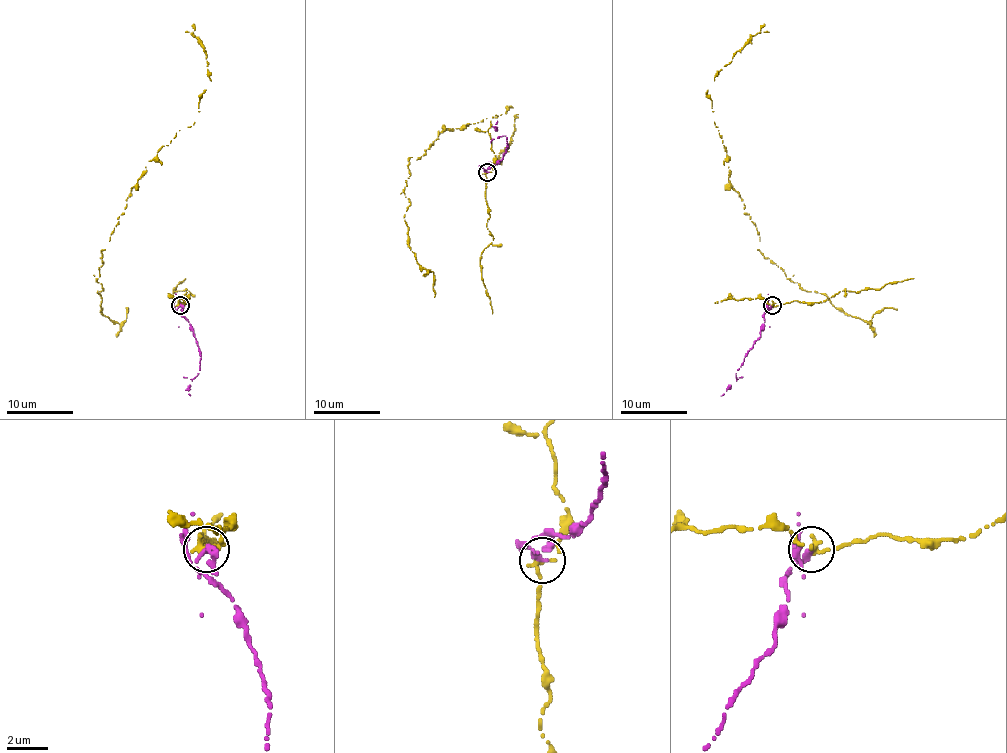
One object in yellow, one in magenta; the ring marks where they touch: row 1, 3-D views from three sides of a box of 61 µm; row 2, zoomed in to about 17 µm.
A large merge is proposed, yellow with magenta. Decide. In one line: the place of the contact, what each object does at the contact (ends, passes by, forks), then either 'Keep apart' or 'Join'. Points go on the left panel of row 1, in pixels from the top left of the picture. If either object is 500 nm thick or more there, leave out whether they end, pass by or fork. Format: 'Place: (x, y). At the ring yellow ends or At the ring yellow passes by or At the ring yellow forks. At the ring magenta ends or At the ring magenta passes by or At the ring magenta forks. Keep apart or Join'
Place: (180, 305). At the ring yellow ends. At the ring magenta passes by. Keep apart

